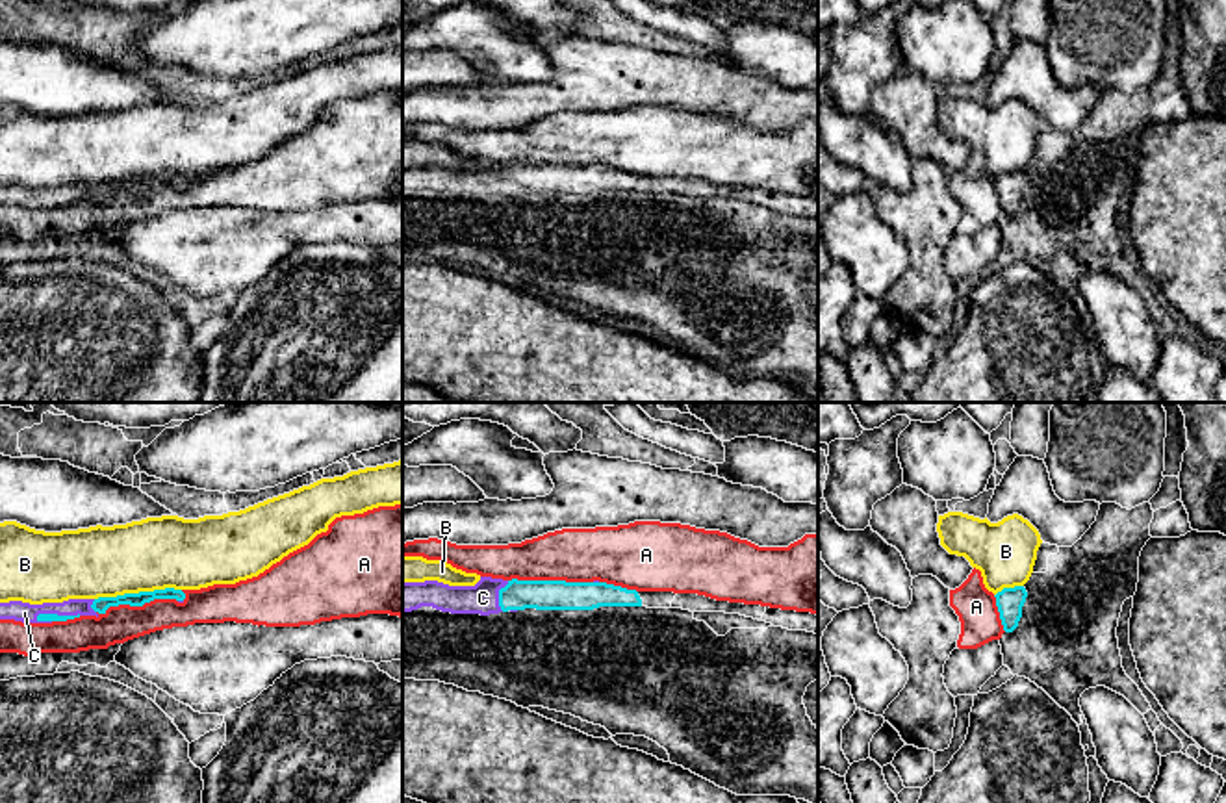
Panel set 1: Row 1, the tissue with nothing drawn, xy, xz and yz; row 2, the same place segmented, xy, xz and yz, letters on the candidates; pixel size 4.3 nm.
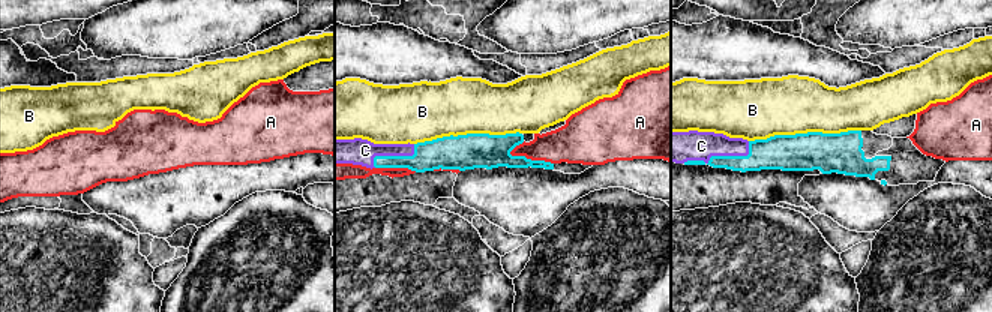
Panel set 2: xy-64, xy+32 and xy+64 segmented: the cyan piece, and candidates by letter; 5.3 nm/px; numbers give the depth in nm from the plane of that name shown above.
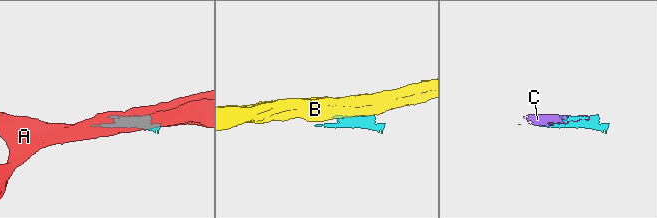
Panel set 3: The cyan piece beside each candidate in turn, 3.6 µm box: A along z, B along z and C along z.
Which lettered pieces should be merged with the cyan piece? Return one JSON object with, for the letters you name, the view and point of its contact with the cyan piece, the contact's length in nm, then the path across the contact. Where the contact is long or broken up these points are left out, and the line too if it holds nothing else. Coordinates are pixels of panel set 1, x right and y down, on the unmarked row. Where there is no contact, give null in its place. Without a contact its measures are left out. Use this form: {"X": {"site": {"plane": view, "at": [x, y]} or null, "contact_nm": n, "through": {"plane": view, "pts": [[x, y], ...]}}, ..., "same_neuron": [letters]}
{"C": {"site": {"plane": "xy", "at": [56, 199]}, "contact_nm": 200}, "same_neuron": ["C"]}

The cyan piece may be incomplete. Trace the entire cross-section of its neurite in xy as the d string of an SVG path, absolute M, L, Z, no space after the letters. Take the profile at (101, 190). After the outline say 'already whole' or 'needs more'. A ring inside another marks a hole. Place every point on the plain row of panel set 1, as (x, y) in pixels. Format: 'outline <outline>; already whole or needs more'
outline M165 172L154 176L124 178L117 182L98 182L98 184L69 184L63 187L43 187L30 189L22 185L0 187L0 204L15 204L22 208L52 208L67 206L80 200L100 200L106 198L109 191L130 189L143 191L154 184L176 184L184 187L185 178L182 174Z; needs more

